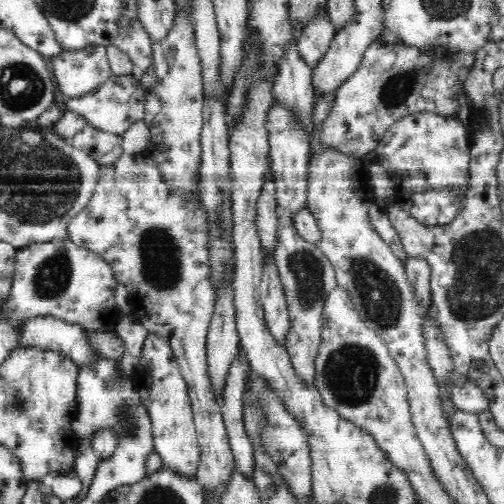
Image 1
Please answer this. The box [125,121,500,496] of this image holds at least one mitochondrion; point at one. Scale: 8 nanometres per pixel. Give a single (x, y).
(351, 372)

